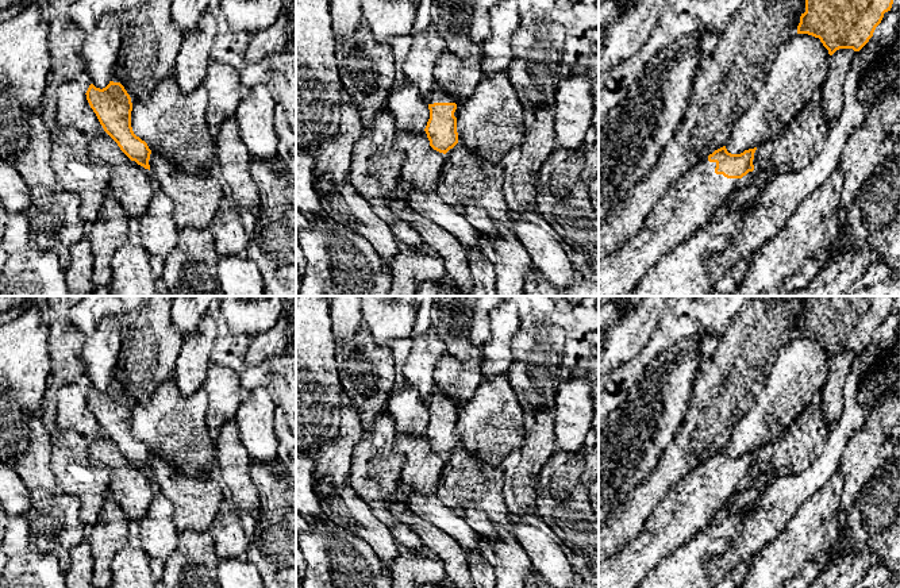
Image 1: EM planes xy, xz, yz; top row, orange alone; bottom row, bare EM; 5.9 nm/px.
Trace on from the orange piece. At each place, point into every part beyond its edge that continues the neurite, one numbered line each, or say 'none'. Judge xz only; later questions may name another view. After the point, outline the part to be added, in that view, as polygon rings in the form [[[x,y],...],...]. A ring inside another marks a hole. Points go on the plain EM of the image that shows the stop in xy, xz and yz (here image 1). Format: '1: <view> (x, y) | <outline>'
1: xz (438, 398) | [[[436,389],[427,401],[427,407],[434,407],[434,406],[454,406],[454,404],[443,392]]]

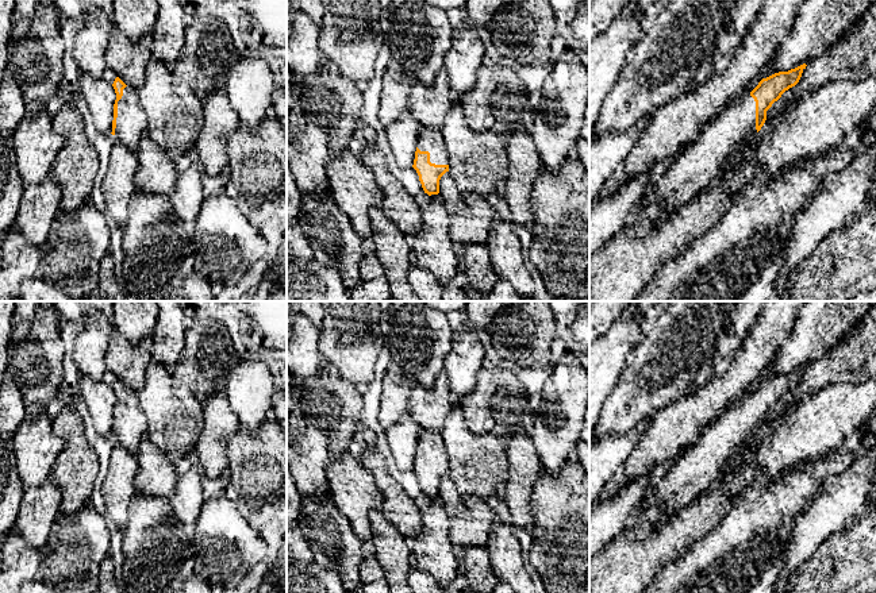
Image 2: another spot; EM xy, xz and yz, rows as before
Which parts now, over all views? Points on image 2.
1: xy (131, 426) | [[[126,389],[118,404],[115,443],[137,454],[142,438],[147,432],[147,417],[139,404],[138,394]]]

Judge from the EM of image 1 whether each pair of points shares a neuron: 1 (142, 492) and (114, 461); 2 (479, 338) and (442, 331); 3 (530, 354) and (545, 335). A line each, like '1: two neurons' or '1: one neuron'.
1: one neuron
2: one neuron
3: one neuron

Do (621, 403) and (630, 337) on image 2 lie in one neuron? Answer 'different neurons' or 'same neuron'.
different neurons

